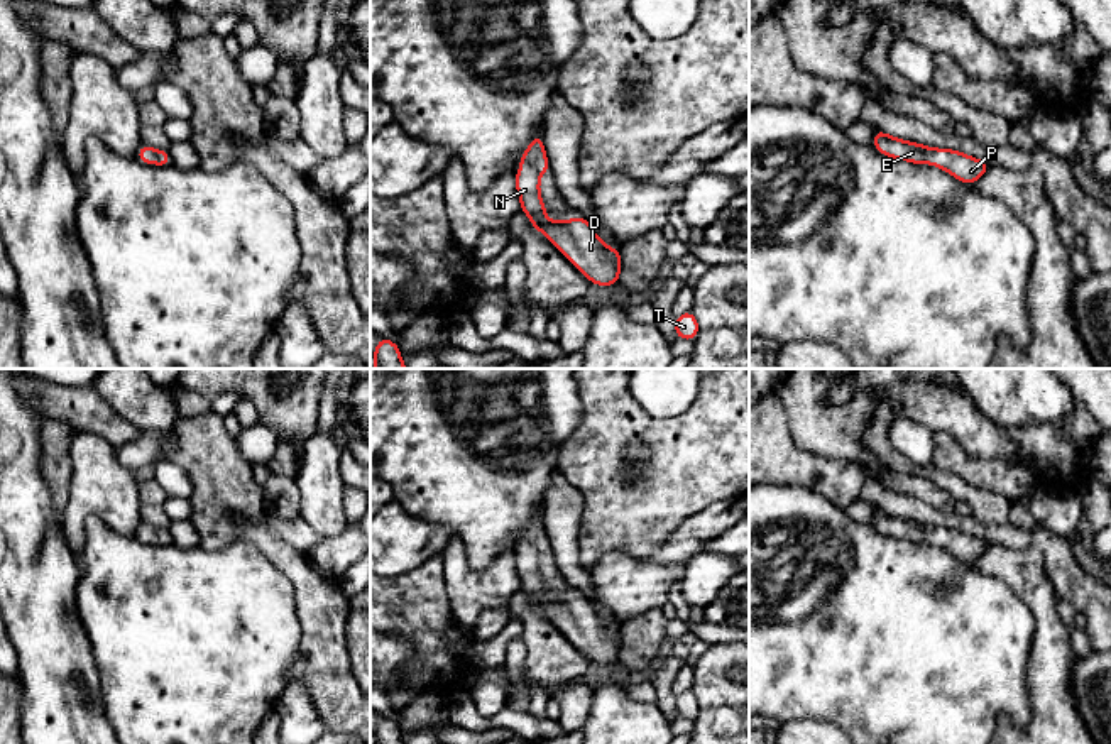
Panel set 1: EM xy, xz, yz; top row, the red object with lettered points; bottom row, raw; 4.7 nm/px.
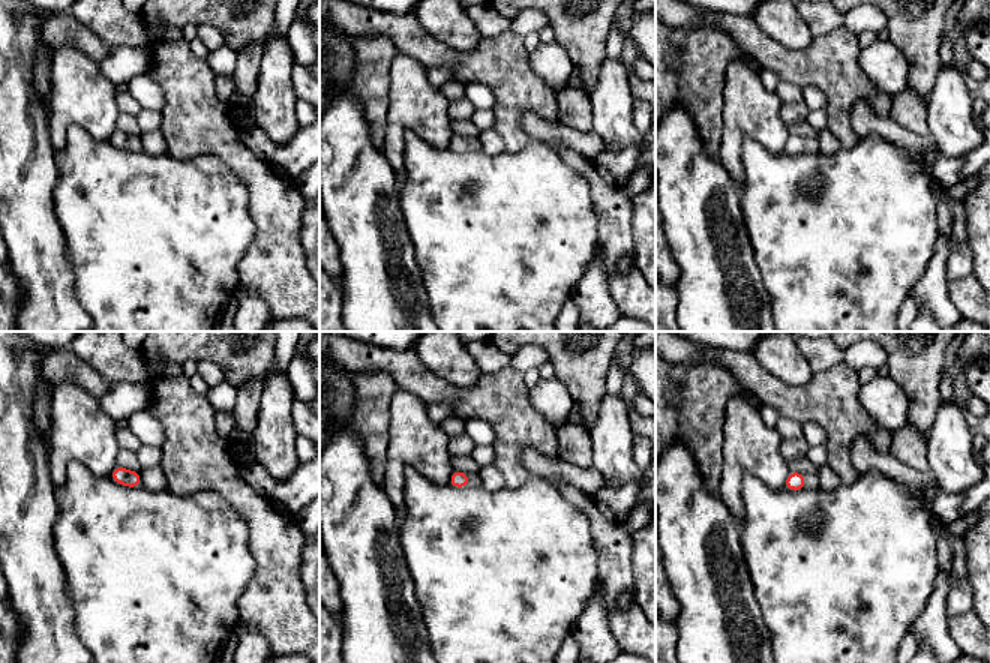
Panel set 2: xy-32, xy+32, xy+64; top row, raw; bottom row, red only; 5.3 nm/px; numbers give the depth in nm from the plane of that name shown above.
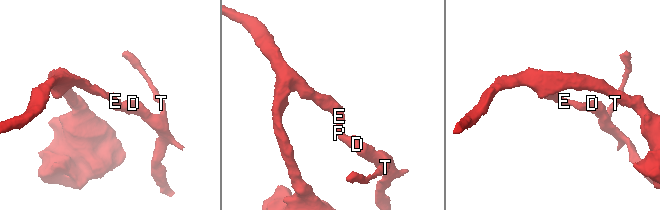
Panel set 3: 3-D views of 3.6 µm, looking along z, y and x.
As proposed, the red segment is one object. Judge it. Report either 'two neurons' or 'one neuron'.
one neuron

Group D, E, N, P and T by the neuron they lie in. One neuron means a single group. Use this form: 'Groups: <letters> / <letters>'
Groups: D E N P T

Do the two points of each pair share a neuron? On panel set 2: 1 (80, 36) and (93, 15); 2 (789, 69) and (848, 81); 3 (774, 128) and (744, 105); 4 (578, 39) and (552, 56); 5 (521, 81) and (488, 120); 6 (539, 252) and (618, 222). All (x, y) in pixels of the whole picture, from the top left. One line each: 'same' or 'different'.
1: different
2: same
3: same
4: different
5: different
6: different

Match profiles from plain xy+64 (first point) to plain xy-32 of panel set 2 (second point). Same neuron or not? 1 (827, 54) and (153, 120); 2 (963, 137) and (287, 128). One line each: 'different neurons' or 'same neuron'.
1: different neurons
2: same neuron

